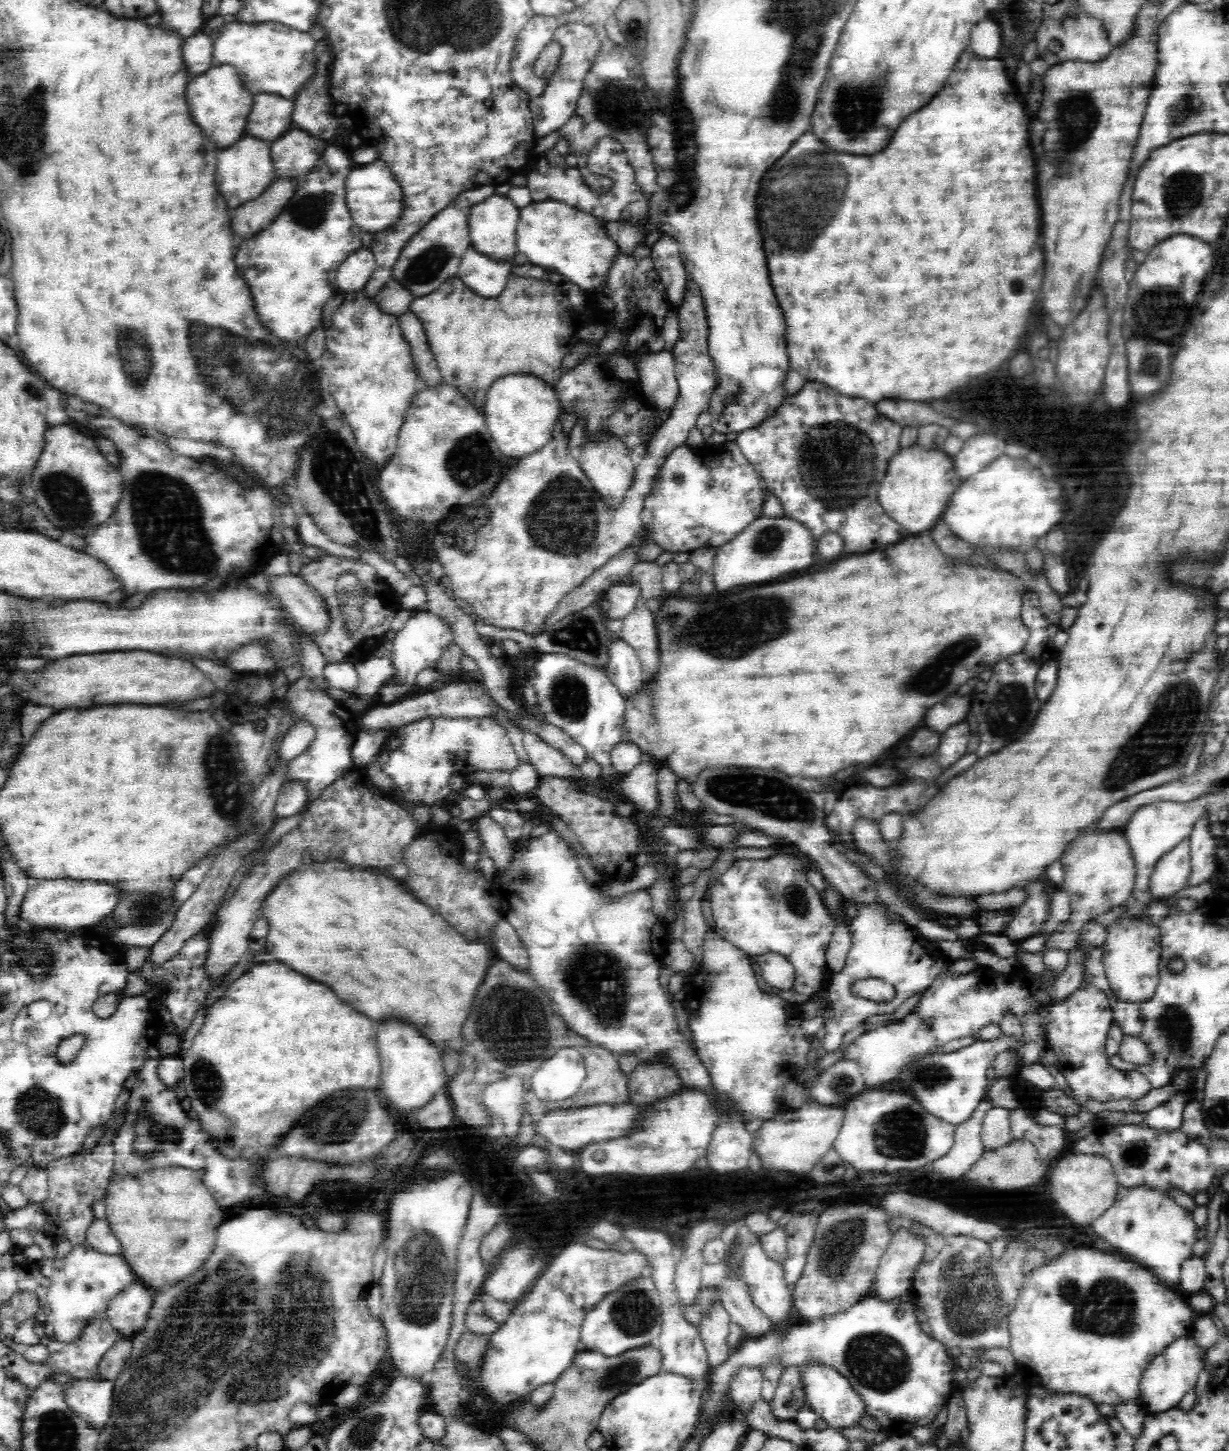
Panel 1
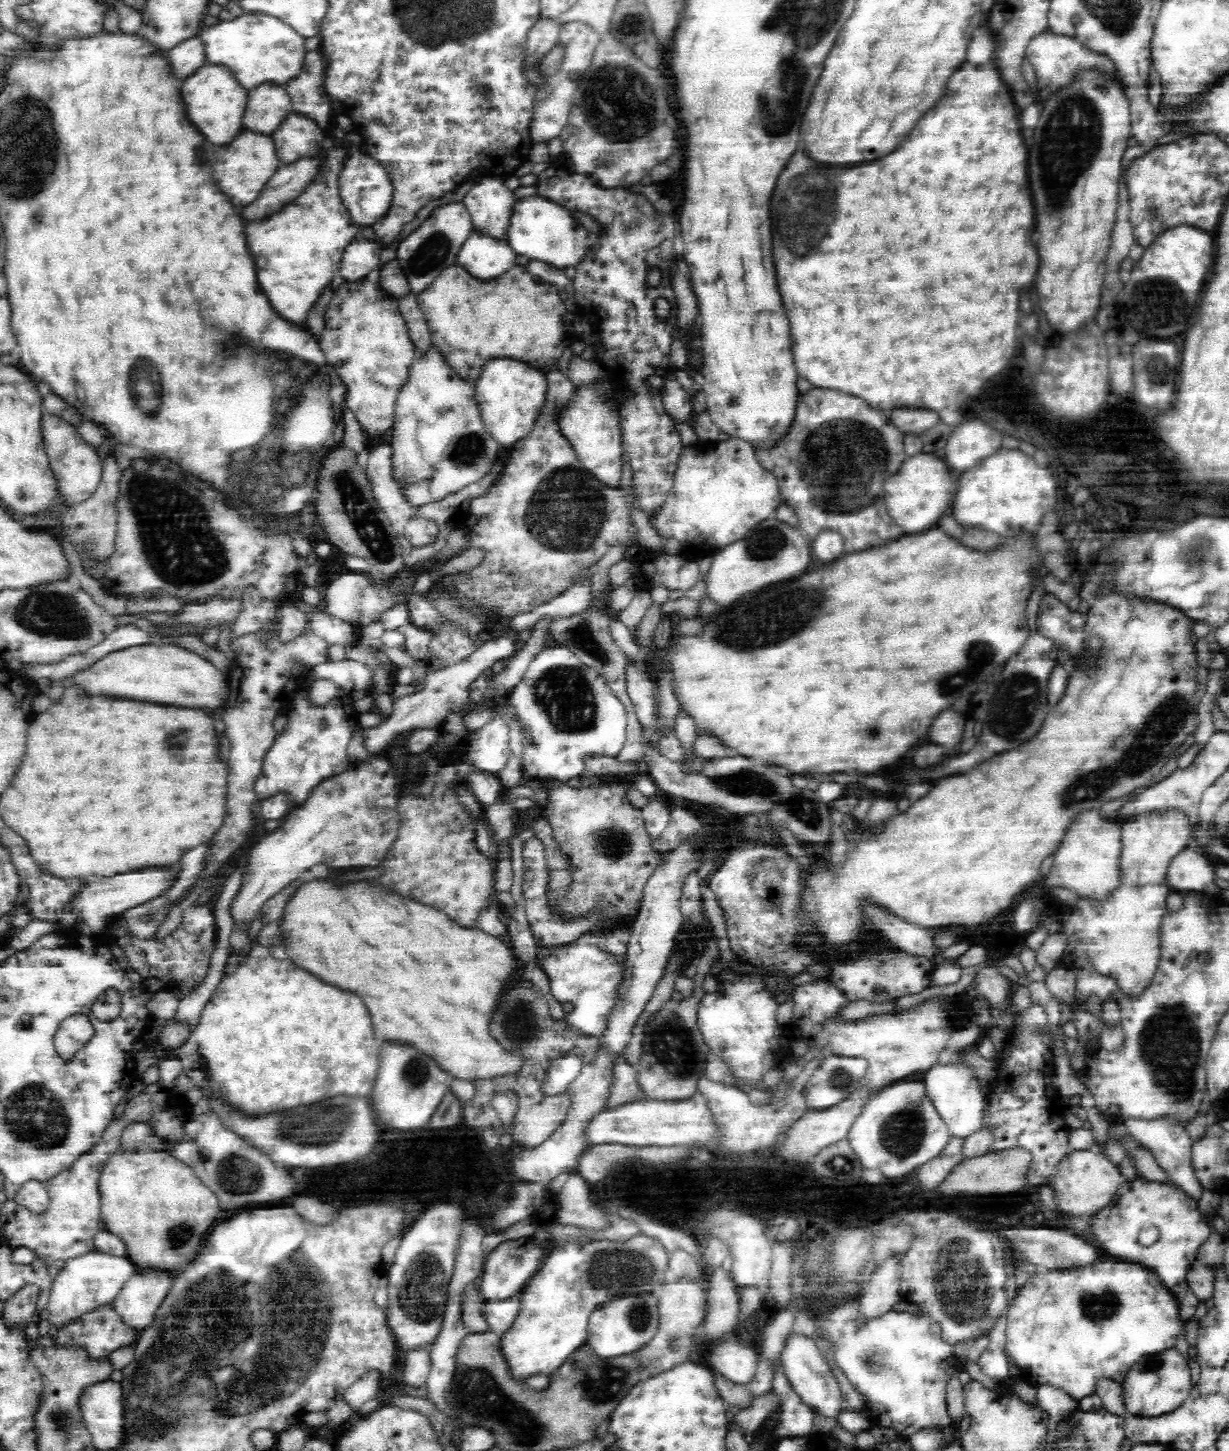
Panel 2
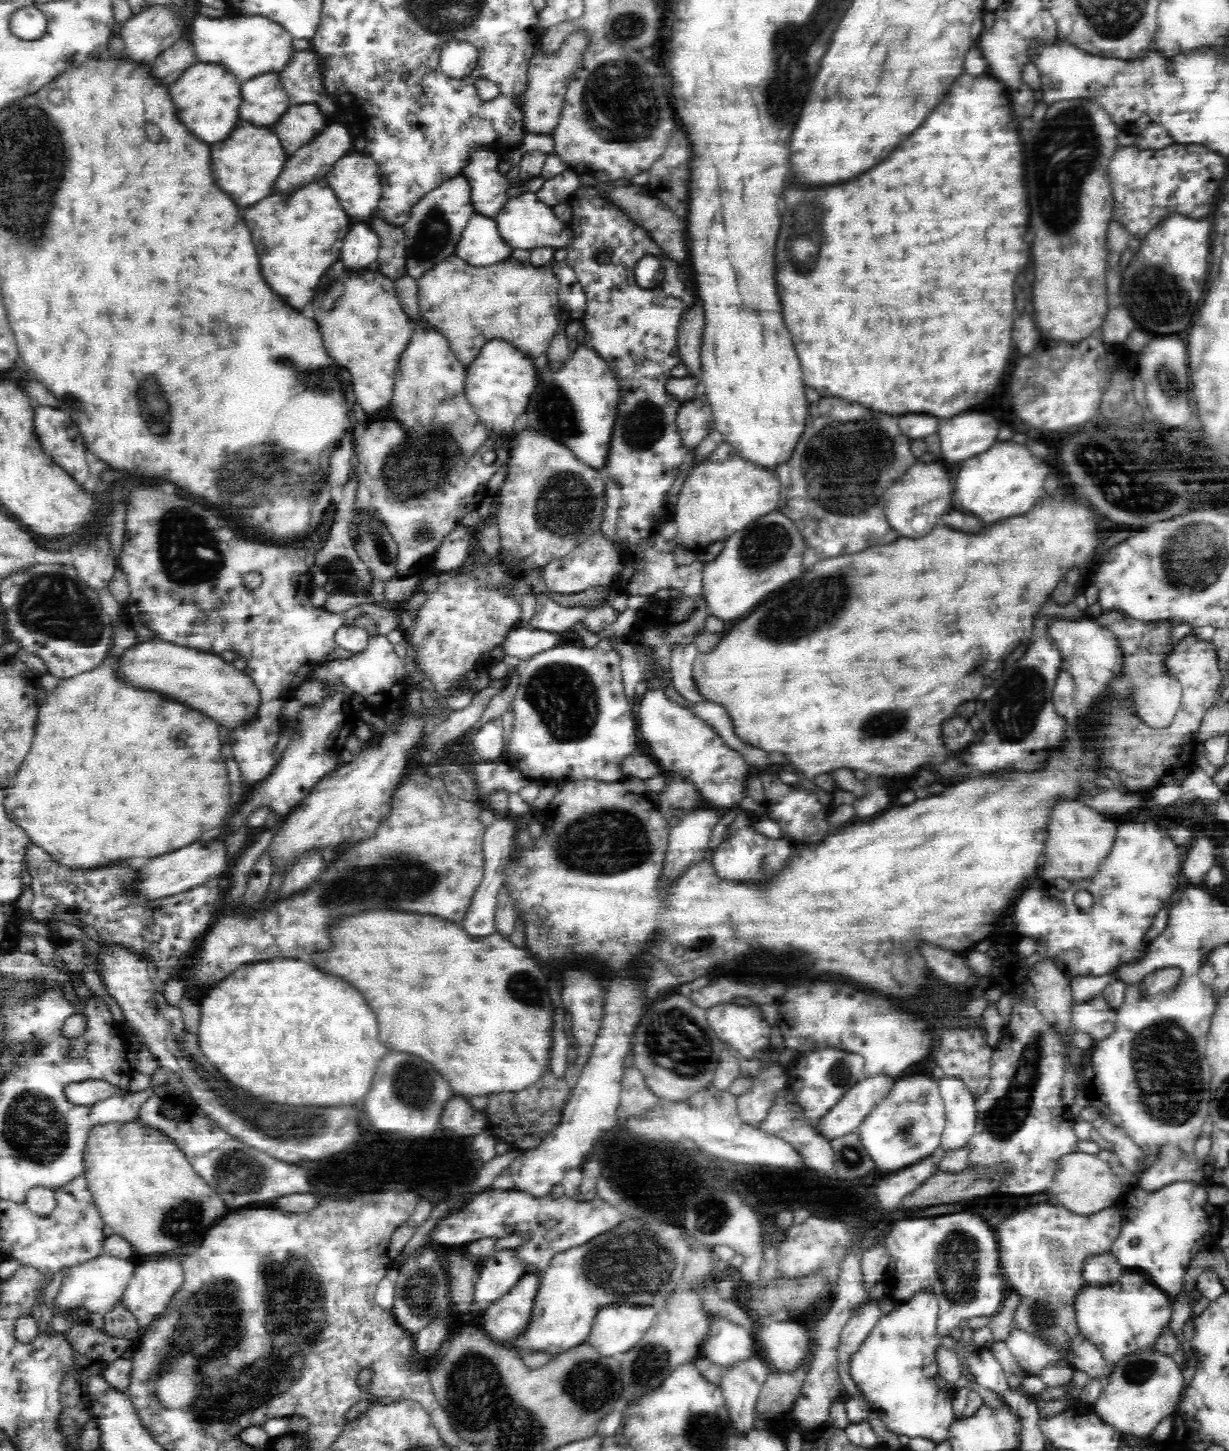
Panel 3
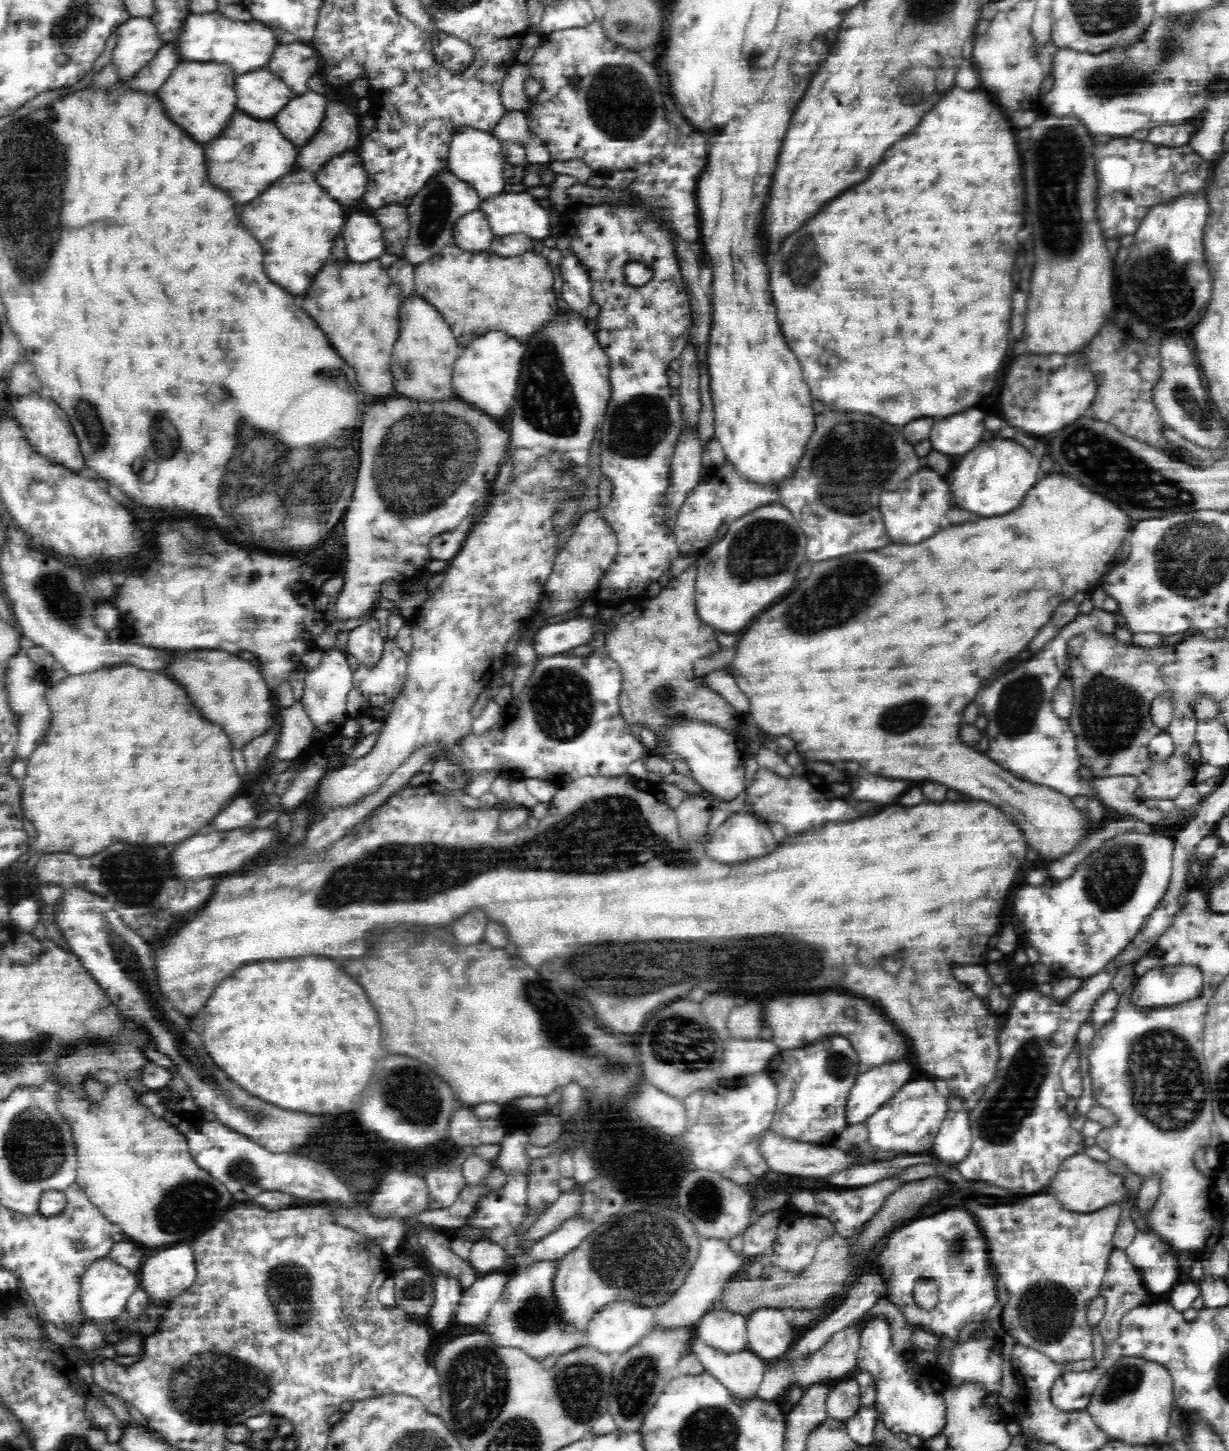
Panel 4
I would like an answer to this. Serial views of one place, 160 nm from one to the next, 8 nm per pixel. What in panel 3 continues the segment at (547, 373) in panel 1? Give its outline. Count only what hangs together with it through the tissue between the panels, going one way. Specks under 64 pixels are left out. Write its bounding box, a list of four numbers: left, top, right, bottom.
[417,254,562,368]

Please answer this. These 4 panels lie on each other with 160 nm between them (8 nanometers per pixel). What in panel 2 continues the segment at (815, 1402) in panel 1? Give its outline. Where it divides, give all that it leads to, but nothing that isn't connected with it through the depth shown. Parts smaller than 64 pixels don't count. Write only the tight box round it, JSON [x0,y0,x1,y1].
[781,1332,848,1419]

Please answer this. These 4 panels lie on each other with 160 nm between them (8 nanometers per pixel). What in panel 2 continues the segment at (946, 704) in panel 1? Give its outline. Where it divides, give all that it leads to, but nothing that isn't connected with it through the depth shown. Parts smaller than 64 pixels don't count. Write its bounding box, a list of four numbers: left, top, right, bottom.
[930,710,968,748]

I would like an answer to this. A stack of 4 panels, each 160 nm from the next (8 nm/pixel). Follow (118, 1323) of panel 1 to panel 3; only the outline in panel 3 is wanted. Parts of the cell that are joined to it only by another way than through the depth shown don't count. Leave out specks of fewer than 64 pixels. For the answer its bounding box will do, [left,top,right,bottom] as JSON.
[120,1257,183,1329]

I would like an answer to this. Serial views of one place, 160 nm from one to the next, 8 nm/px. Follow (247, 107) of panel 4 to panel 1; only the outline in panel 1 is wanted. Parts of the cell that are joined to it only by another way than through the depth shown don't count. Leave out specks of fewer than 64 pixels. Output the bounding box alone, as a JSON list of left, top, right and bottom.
[245,93,294,143]

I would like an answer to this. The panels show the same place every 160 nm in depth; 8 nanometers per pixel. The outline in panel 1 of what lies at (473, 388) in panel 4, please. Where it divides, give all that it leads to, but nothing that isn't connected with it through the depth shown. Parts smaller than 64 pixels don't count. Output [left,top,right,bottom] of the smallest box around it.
[485,373,560,462]

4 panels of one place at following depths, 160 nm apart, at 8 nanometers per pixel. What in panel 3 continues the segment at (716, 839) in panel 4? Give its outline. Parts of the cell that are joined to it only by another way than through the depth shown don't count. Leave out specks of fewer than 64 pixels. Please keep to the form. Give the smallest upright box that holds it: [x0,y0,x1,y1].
[713,828,792,880]

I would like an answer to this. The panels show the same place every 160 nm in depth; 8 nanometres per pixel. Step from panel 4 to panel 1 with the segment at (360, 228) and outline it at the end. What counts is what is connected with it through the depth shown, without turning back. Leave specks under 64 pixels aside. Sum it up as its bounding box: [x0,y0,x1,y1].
[336,247,375,293]

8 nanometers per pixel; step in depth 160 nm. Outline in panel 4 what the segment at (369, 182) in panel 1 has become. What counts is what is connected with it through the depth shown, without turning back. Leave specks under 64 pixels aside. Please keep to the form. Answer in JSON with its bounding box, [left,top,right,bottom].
[316,151,367,206]

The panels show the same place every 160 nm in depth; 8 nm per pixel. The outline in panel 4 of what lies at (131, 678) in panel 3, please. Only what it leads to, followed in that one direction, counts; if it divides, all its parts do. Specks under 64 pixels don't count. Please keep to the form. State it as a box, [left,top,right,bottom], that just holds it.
[162,650,276,748]

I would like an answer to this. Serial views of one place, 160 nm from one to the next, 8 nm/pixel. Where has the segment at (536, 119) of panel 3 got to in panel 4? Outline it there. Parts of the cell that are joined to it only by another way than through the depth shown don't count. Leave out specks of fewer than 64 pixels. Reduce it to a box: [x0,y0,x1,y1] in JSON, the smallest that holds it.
[500,63,534,115]

